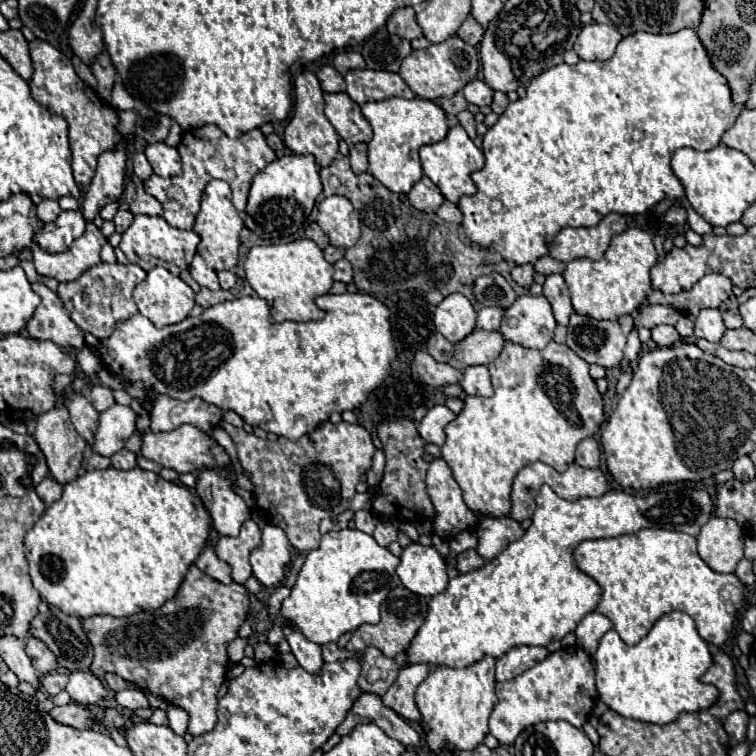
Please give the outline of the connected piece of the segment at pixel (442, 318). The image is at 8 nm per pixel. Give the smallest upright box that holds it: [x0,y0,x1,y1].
[434,293,476,343]

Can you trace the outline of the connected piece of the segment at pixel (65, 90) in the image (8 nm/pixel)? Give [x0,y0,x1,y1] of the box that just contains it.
[30,39,118,183]

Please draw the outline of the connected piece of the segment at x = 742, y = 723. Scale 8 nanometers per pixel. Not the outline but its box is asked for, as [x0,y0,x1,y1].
[724,711,748,745]

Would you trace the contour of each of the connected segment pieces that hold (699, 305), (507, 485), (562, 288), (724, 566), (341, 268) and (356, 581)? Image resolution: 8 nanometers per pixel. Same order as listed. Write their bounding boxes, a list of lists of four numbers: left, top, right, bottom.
[[648,273,732,315],[442,341,604,517],[544,275,572,325],[696,517,744,573],[334,259,352,283],[278,529,400,645]]

